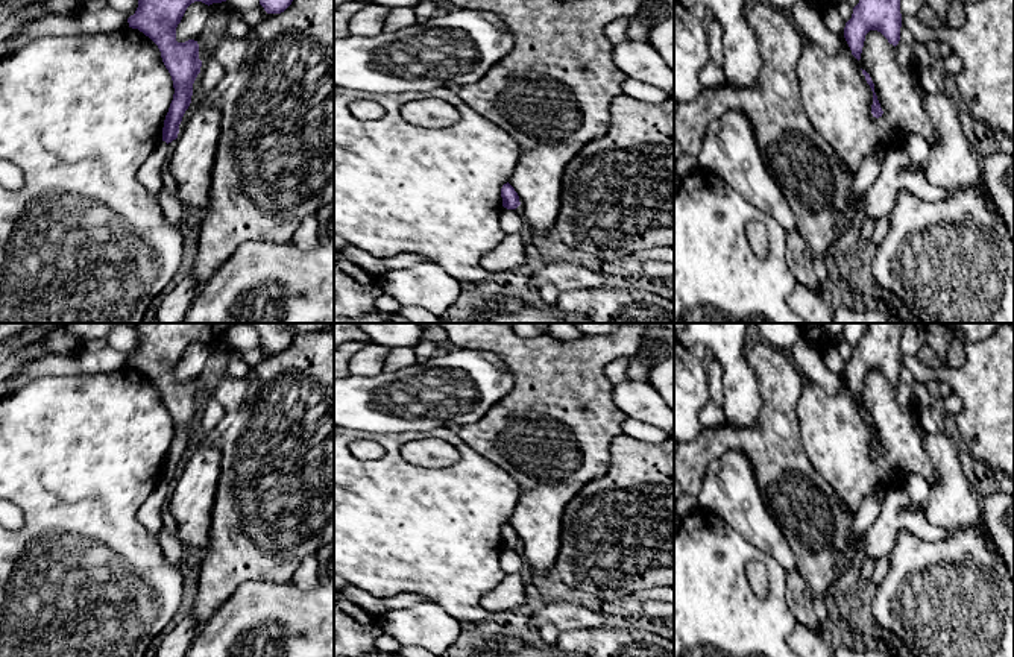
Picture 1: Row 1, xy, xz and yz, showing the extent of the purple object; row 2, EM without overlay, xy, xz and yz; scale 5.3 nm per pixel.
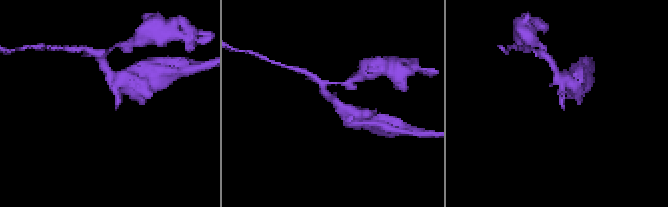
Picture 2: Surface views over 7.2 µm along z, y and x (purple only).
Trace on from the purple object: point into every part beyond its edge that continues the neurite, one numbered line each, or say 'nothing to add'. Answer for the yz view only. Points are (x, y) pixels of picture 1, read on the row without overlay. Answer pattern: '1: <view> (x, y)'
nothing to add

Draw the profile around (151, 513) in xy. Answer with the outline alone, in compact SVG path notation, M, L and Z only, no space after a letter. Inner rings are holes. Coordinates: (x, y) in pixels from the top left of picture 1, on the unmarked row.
M161 481L138 510L138 520L146 528L146 531L158 540L164 528L162 507L167 504L168 496L168 484L165 481Z

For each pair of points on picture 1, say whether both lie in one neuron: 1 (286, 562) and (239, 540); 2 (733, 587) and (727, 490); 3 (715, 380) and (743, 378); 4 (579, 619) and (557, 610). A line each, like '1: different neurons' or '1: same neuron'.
1: same neuron
2: different neurons
3: different neurons
4: same neuron

